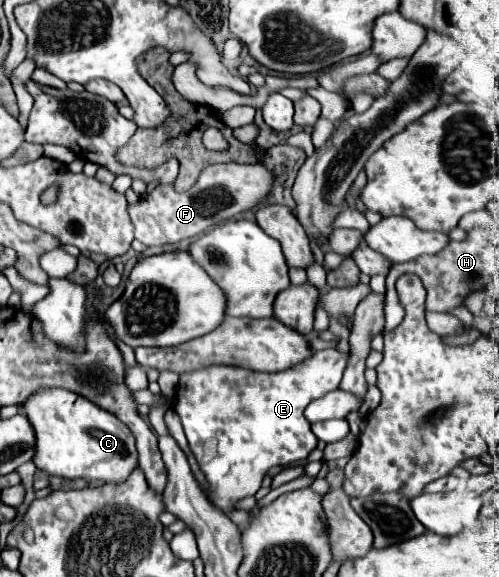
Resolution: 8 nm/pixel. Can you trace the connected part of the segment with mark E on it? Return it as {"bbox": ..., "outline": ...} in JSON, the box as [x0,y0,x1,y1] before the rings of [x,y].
{"bbox":[174,348,350,514],"outline":[[[324,348],[316,352],[316,358],[308,358],[308,362],[304,362],[304,372],[268,374],[240,366],[212,364],[180,374],[174,410],[182,420],[190,450],[196,456],[200,470],[212,486],[212,500],[216,502],[216,506],[220,506],[228,514],[236,500],[254,496],[258,492],[268,468],[288,466],[292,462],[308,458],[308,454],[318,446],[318,438],[304,416],[304,408],[312,400],[338,388],[348,360],[350,352]]]}

